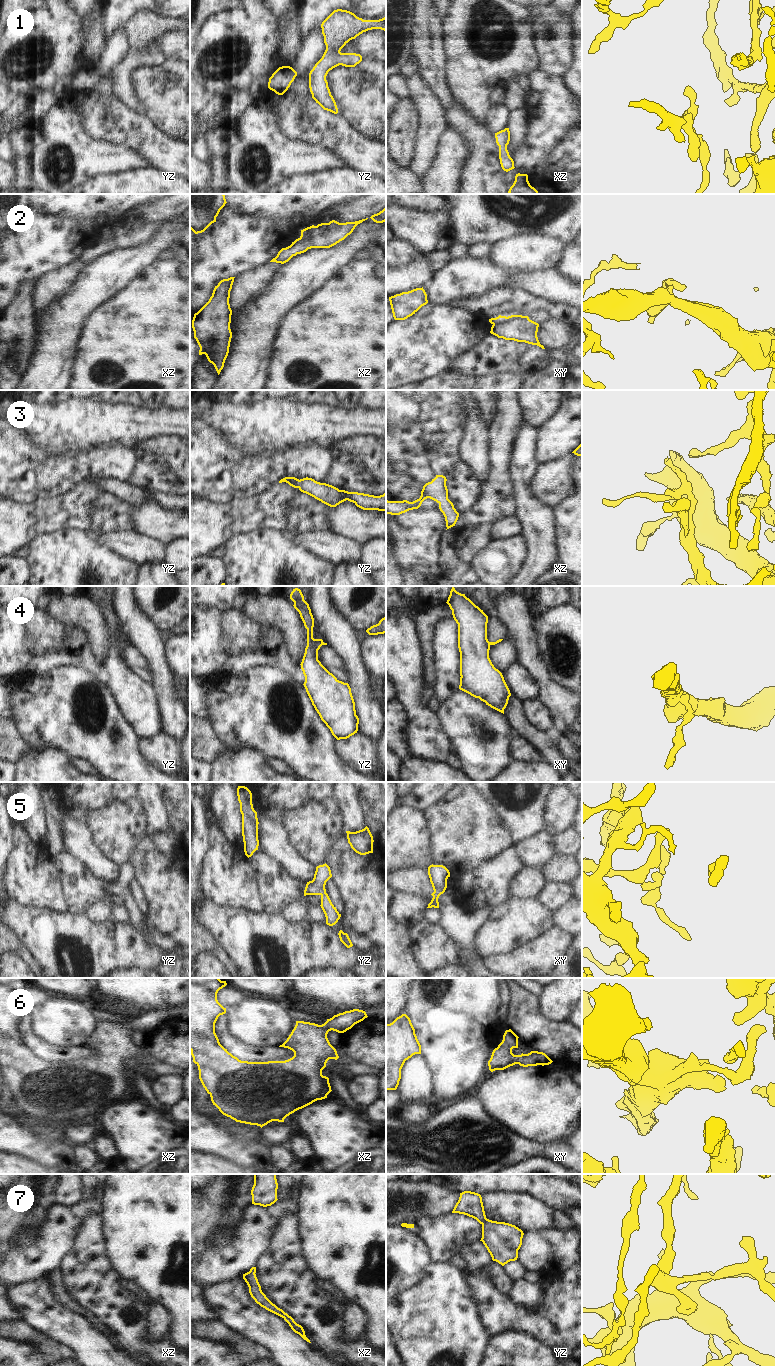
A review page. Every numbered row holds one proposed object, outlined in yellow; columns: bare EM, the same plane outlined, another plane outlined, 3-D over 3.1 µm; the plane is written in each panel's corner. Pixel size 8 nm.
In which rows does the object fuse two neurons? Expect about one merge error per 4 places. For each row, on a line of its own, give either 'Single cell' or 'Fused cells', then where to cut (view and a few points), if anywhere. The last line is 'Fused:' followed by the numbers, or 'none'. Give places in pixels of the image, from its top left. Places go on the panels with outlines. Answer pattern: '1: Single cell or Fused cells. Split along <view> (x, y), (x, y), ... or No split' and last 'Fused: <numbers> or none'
1: Single cell. No split
2: Single cell. No split
3: Single cell. No split
4: Fused cells. Split along yz (308, 628), (308, 640), (317, 641), (322, 644)
5: Single cell. No split
6: Single cell. No split
7: Single cell. No split
Fused: 4

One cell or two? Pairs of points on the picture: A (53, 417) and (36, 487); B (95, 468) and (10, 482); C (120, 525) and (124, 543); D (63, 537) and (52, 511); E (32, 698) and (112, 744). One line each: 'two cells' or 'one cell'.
A: two cells
B: one cell
C: two cells
D: two cells
E: one cell

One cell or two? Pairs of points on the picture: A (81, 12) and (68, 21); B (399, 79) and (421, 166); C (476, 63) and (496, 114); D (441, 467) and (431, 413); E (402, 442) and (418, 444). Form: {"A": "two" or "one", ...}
{"A": "two", "B": "two", "C": "two", "D": "one", "E": "one"}

